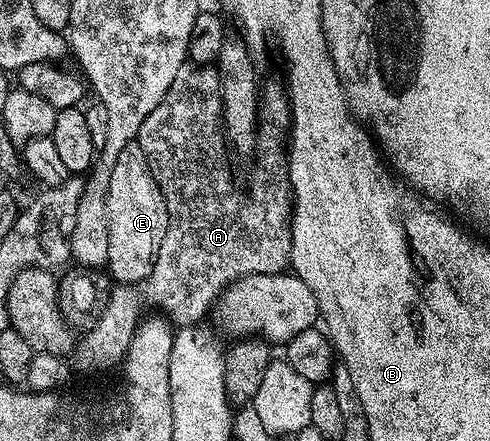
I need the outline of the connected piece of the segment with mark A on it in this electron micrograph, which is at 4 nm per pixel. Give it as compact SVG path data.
M185 67L177 75L177 79L173 79L173 83L169 87L169 91L165 95L165 99L161 99L161 103L157 103L157 107L153 107L151 114L145 119L145 123L141 123L141 131L137 138L137 144L141 147L141 151L145 155L145 159L151 168L153 179L157 183L157 187L161 191L161 195L165 199L165 207L167 208L167 230L165 231L165 239L161 243L161 251L157 251L157 259L155 266L145 282L147 288L147 297L153 304L159 305L158 312L166 317L168 322L175 327L191 327L199 321L203 316L212 312L213 306L218 302L220 295L228 285L232 285L237 279L248 277L249 275L257 275L258 273L282 273L291 264L291 230L289 228L289 214L293 208L292 198L289 196L289 189L282 180L274 181L273 178L267 177L264 181L255 181L251 185L251 197L247 197L243 202L239 202L237 198L231 194L231 177L227 174L227 169L223 166L223 151L225 152L224 135L222 131L222 99L219 91L219 77L216 70L211 67Z

